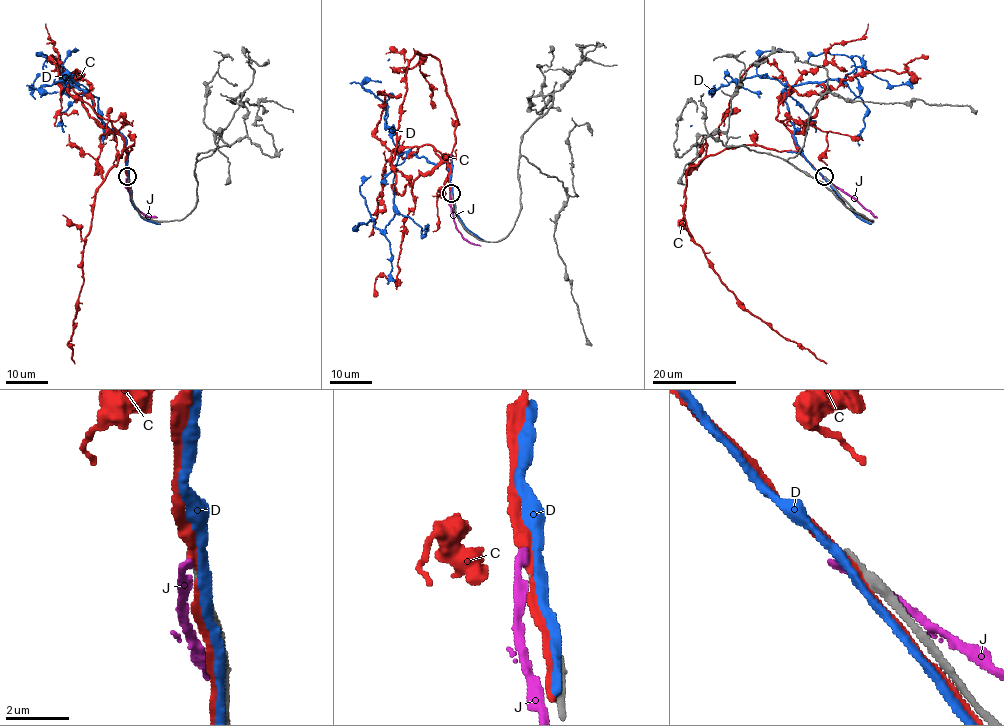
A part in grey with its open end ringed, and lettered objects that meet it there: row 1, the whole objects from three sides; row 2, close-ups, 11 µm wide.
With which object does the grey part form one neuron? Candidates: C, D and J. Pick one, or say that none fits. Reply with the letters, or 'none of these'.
none of these

